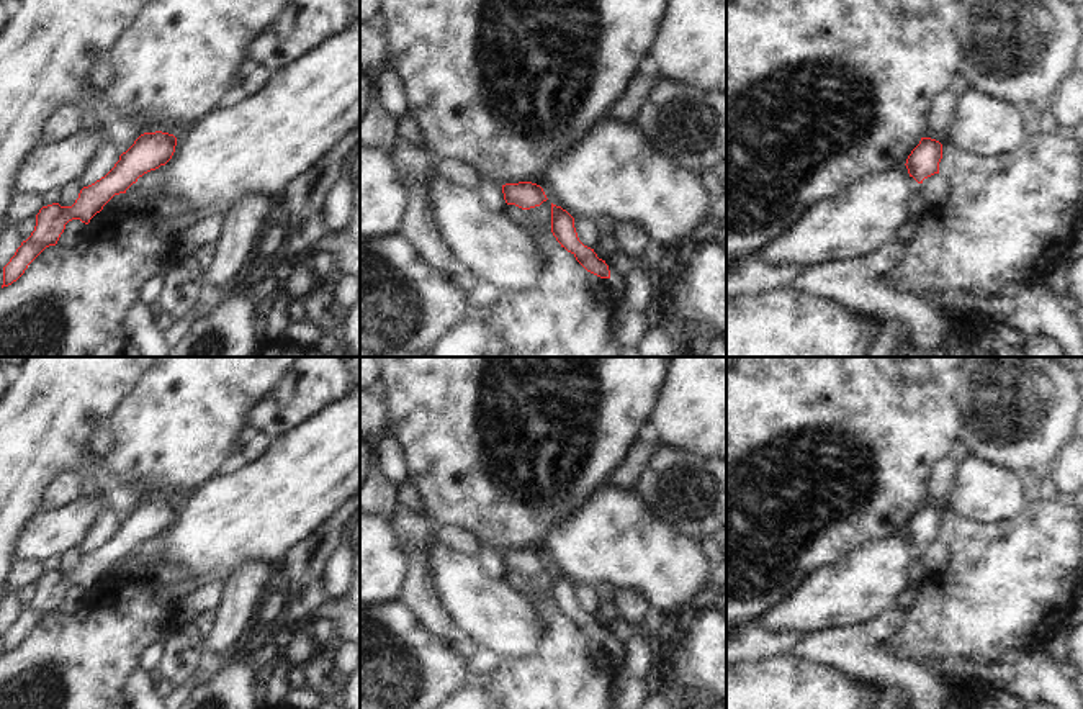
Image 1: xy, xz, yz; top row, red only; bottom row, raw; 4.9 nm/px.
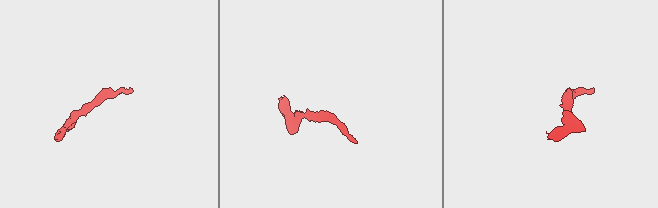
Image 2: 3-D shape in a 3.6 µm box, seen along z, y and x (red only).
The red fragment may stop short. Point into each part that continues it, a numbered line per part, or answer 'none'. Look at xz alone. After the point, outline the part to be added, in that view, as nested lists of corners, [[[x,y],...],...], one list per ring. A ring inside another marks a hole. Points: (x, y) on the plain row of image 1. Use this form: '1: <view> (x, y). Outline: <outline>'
none

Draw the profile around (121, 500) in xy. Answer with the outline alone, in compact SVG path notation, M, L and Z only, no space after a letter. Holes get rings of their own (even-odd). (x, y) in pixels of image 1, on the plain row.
M93 458L93 480L100 490L100 494L106 501L106 506L115 516L123 521L139 504L134 491L123 485L105 465L103 458Z

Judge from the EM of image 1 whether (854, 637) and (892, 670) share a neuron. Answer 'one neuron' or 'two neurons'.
one neuron

